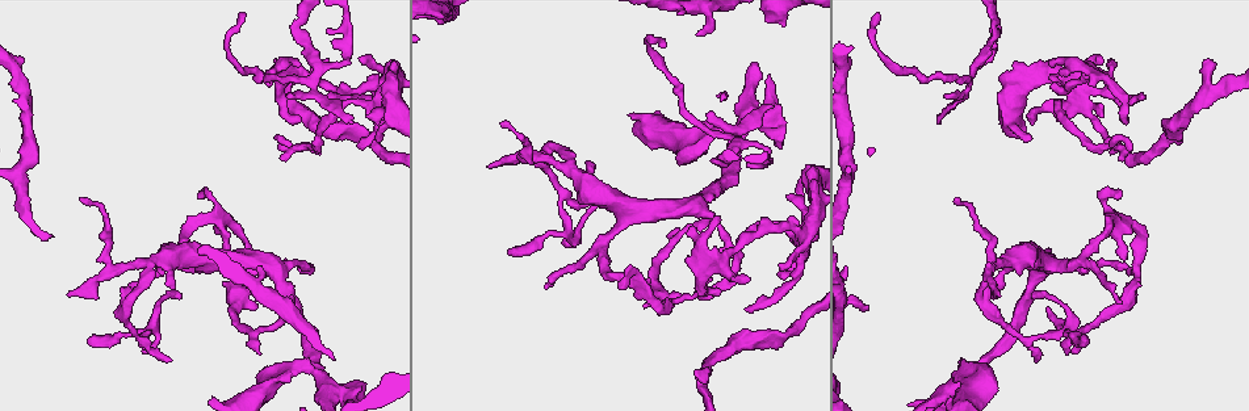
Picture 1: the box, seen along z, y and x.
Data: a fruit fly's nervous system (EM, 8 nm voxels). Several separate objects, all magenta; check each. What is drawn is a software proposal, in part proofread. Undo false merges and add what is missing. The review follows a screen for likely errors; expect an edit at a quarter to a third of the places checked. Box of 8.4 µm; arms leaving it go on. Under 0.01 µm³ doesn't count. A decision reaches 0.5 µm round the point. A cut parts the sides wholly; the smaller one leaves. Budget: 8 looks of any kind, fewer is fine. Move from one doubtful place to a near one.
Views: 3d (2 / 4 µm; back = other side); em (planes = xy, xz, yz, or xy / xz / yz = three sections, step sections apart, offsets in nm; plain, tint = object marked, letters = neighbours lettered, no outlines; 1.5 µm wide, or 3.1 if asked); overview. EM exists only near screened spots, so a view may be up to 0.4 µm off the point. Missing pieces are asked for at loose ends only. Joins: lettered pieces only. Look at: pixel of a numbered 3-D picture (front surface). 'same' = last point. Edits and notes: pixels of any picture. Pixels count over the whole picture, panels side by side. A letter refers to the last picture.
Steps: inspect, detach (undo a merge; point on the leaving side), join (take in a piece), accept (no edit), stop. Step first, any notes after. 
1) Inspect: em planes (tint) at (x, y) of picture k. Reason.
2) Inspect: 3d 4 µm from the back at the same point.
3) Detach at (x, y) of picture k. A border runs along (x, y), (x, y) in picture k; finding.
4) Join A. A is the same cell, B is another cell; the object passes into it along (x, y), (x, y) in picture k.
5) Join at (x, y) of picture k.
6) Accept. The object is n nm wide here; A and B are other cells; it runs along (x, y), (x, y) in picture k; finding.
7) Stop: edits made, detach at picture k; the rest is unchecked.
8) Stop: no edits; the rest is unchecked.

Inspect: em planes (letters) at (697, 379) of picture 1. Branch stops here.

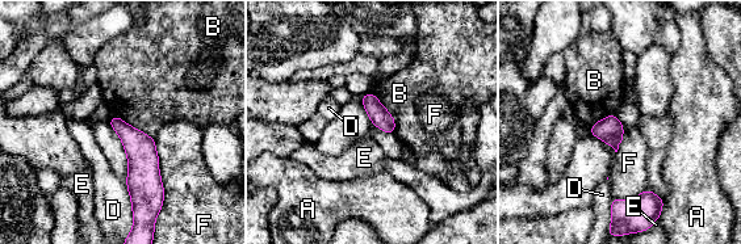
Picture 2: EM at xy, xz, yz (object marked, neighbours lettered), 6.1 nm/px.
Accept. A, B, D, E and F are other cells; a border runs along (153, 138), (159, 158), (163, 203) in picture 2; no lettered piece goes on from it.

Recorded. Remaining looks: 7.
Inspect: 3d 4 µm at (1098, 59) of picture 1. Free end.

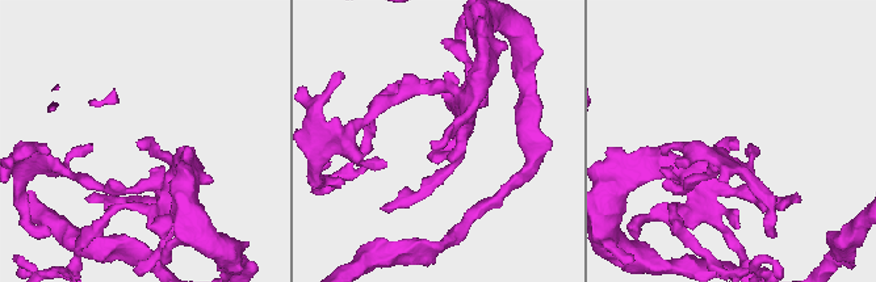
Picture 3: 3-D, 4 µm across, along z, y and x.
Inspect: em xz step 8 (letters) at (733, 141) of picture 3. Shape alone is not enough.

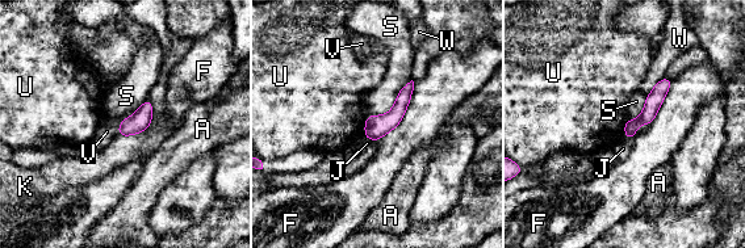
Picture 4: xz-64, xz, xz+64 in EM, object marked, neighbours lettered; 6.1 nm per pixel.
Inspect: em planes (letters) at the same point. Another direction.

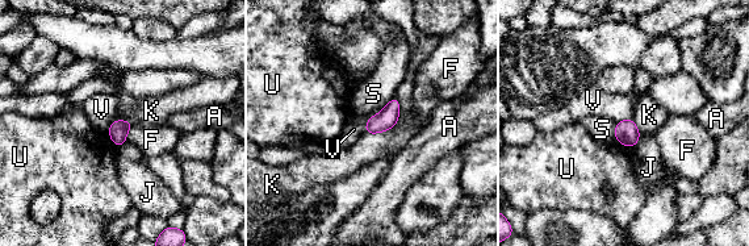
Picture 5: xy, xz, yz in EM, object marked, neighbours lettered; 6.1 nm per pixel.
Accept. The object is 120 nm wide here; A, F, J, K, S, U and V are other cells; a border runs along (396, 95), (397, 122), (365, 133) in picture 5; none of them fits.

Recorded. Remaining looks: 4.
Inspect: 3d 2 µm at (940, 122) of picture 1. An open end.

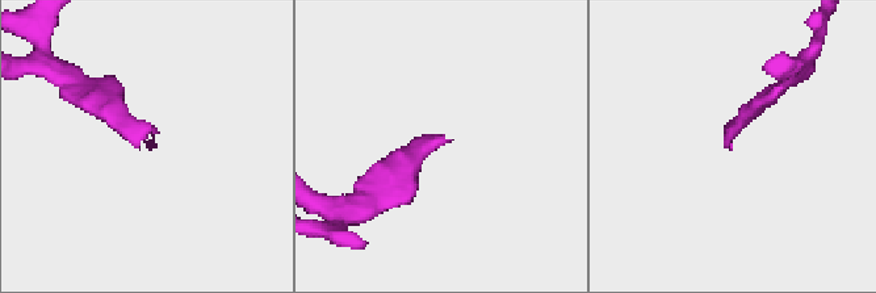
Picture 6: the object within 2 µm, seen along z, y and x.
Inspect: em planes (letters) at (731, 142) of picture 6. Need the tissue.

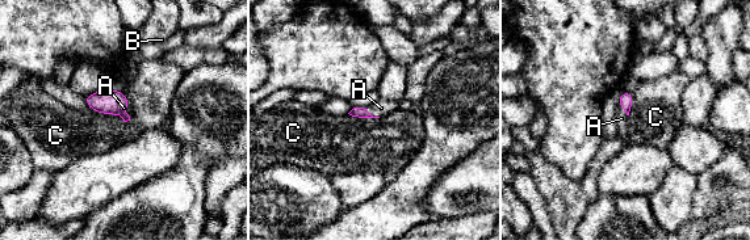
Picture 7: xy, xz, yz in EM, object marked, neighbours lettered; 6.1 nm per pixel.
Join A. The longest contact is with C, 260 nm; A is the same cell, B and C are other cells; the object passes into it along (356, 112), (371, 114), (381, 108) in picture 7; it goes on there.

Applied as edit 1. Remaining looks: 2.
Stop: edits made, join at picture 7; the rest is unchecked.

